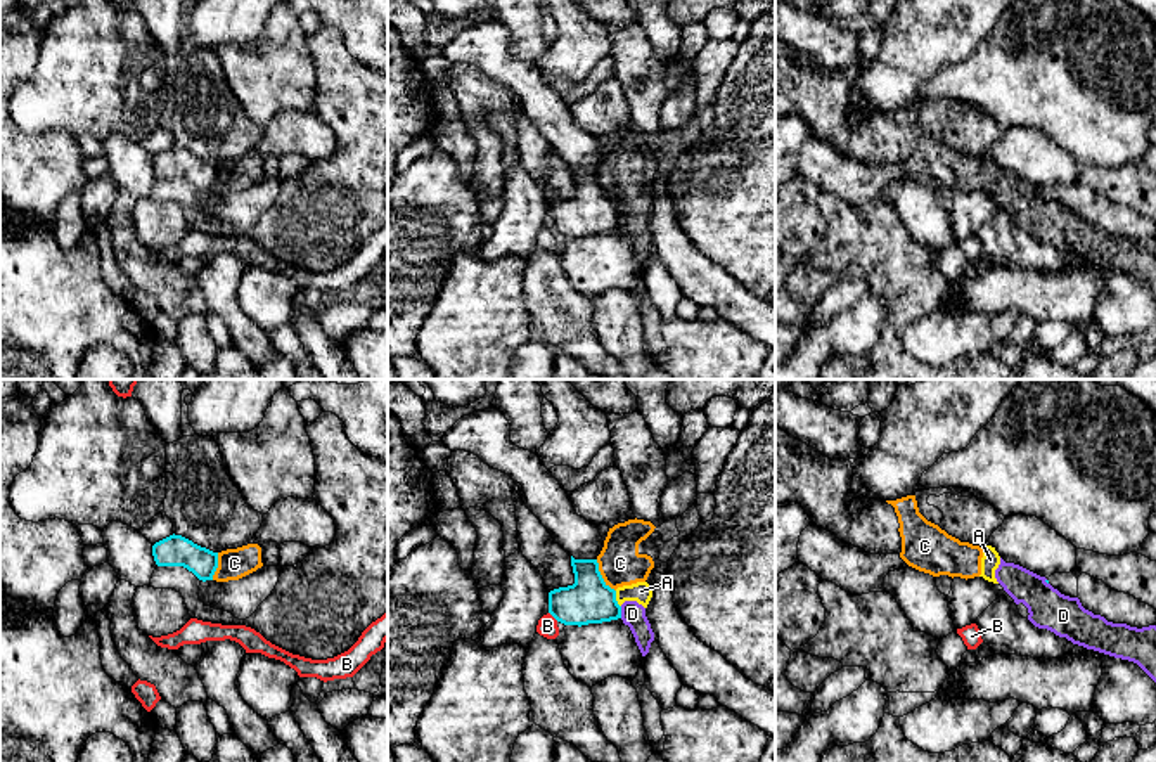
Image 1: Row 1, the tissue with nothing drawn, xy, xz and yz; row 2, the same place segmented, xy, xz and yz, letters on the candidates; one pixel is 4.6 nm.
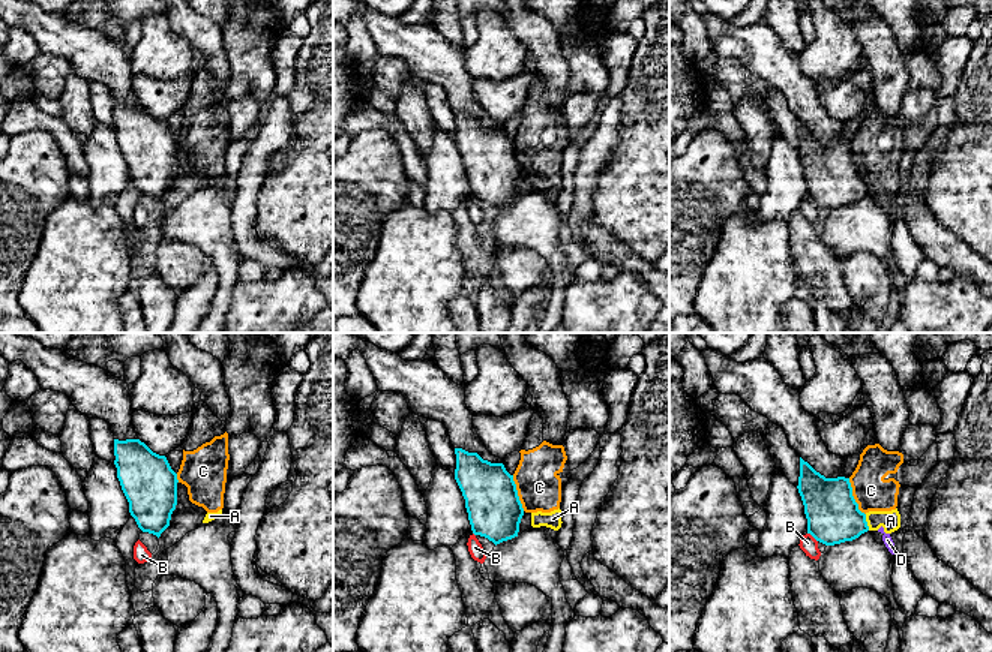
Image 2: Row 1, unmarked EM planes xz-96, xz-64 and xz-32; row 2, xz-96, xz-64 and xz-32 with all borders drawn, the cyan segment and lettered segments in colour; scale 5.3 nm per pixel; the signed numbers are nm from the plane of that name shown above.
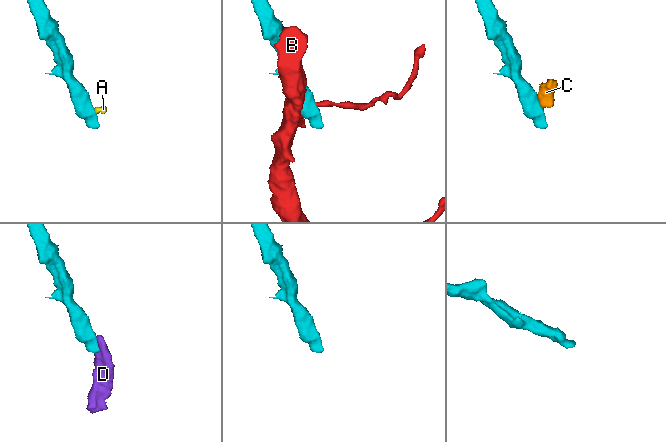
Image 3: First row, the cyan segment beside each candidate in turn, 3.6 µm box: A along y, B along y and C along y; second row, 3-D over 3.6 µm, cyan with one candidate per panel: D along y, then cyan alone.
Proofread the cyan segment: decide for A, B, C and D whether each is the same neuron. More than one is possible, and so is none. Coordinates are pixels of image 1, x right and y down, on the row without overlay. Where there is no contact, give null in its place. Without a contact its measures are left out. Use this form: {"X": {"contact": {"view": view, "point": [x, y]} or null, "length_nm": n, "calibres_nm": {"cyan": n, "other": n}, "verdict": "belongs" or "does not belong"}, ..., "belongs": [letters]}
{"A": {"contact": {"view": "xz", "point": [615, 212]}, "length_nm": 80, "calibres_nm": {"cyan": 220, "other": 90}, "verdict": "does not belong"}, "B": {"contact": {"view": "xz", "point": [554, 229]}, "length_nm": 60, "calibres_nm": {"cyan": 220, "other": 100}, "verdict": "does not belong"}, "C": {"contact": {"view": "xz", "point": [601, 187]}, "length_nm": 180, "calibres_nm": {"cyan": 220, "other": 200}, "verdict": "does not belong"}, "D": {"contact": {"view": "xz", "point": [620, 224]}, "length_nm": 60, "calibres_nm": {"cyan": 220, "other": 110}, "verdict": "does not belong"}, "belongs": []}

